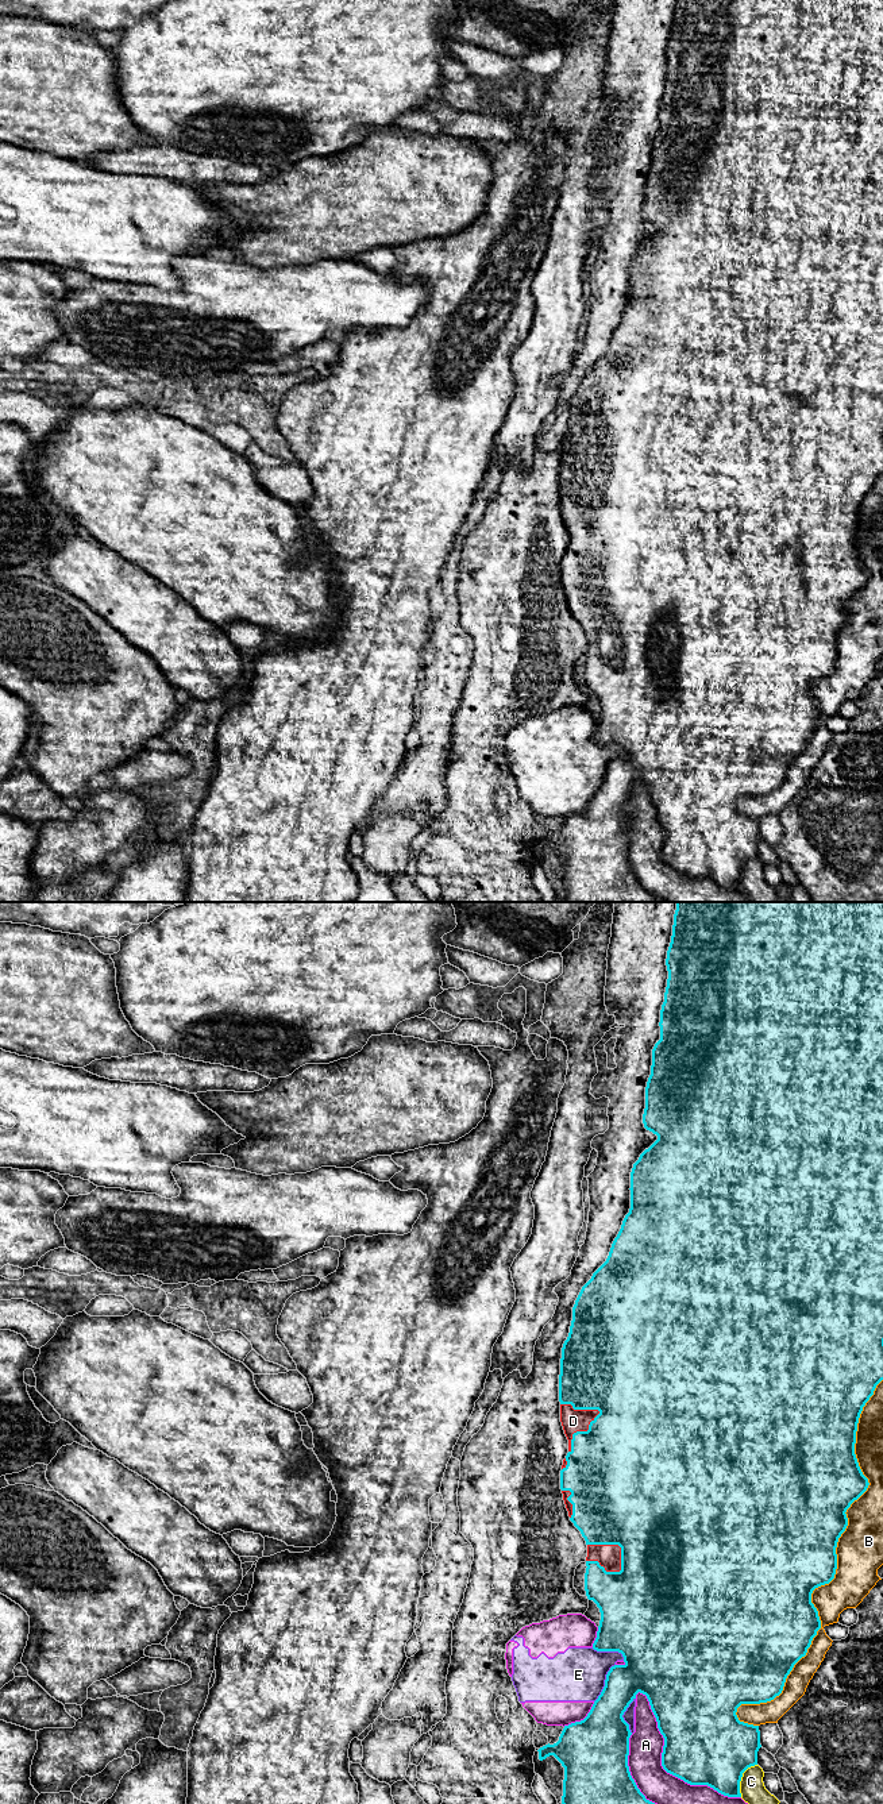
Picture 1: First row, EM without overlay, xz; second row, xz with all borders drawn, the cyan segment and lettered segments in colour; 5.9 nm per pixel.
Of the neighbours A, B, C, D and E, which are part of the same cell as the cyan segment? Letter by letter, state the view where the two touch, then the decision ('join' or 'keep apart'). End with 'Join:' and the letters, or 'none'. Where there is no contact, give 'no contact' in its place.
A: xz | keep apart
B: xz | keep apart
C: xz | keep apart
D: xz | join
E: xz | keep apart
Join: D

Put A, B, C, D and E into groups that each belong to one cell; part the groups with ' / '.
A E / B / C / D

